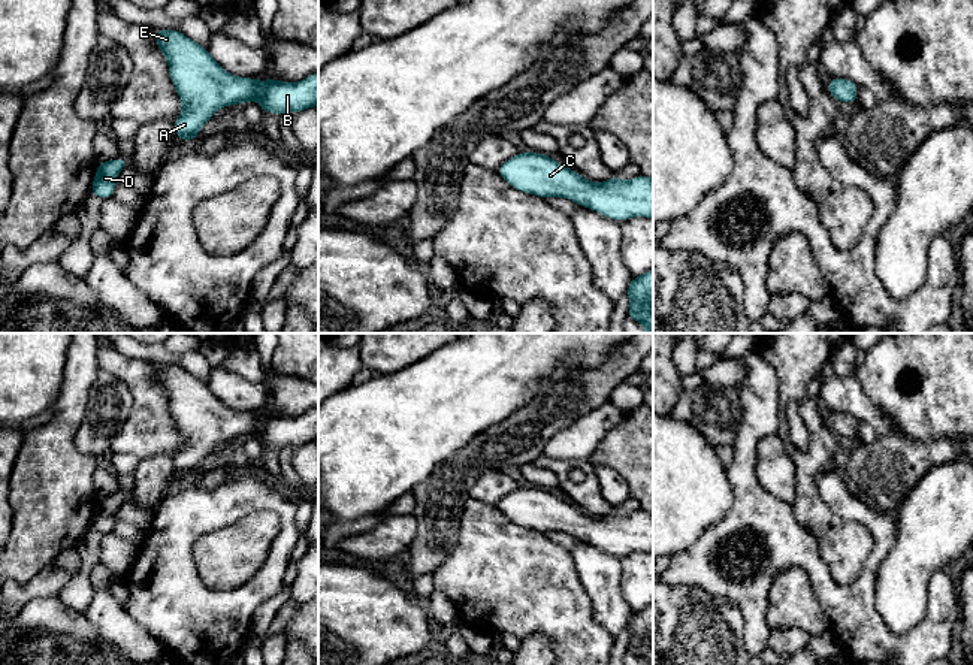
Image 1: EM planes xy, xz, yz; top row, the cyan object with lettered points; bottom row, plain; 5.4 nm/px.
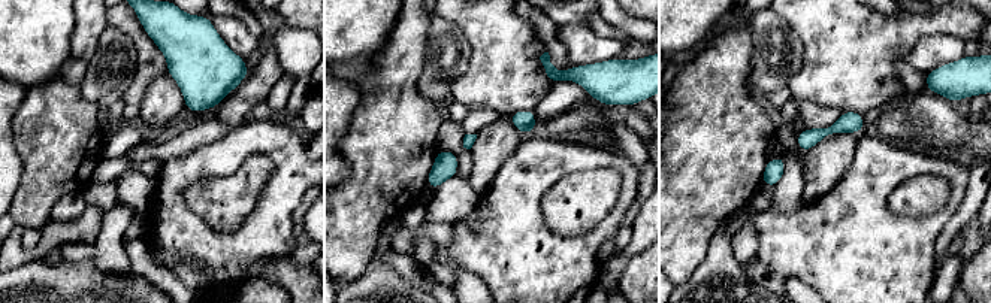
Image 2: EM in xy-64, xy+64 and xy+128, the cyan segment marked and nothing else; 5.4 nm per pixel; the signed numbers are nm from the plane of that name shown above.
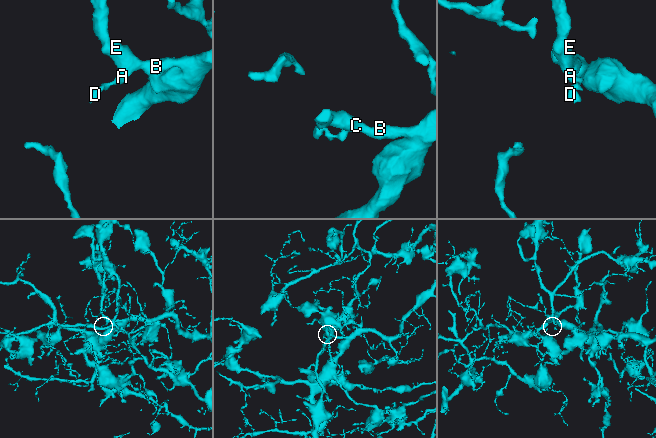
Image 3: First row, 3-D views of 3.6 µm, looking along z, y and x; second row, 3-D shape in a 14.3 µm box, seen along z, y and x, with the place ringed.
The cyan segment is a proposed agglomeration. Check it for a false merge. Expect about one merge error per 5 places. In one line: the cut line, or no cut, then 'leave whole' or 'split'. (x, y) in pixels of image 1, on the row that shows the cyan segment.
no cut | leave whole

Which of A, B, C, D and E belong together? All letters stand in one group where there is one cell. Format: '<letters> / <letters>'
A B C D E

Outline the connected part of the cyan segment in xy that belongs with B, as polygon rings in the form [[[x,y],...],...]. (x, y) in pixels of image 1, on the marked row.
[[[158,28],[155,45],[167,61],[170,81],[182,103],[182,112],[173,121],[175,136],[188,143],[224,106],[259,100],[263,114],[278,117],[318,106],[318,72],[299,82],[241,78],[226,72],[208,48],[172,28]]]

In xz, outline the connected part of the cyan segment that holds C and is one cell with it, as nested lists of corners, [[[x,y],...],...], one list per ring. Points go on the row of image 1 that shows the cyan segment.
[[[517,152],[496,172],[513,188],[538,197],[565,197],[580,206],[623,221],[634,217],[653,218],[653,178],[590,182],[547,154]]]

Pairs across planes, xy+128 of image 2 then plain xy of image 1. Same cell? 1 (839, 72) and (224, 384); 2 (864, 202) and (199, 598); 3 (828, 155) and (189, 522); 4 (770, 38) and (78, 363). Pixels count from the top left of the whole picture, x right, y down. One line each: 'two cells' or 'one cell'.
1: two cells
2: one cell
3: two cells
4: two cells

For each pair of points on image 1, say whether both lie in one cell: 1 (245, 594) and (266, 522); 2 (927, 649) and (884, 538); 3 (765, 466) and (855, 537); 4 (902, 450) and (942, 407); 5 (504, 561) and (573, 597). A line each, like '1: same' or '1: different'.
1: different
2: same
3: different
4: different
5: same

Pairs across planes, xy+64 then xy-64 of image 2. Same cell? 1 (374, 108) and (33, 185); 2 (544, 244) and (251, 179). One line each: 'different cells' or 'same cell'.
1: same cell
2: different cells

